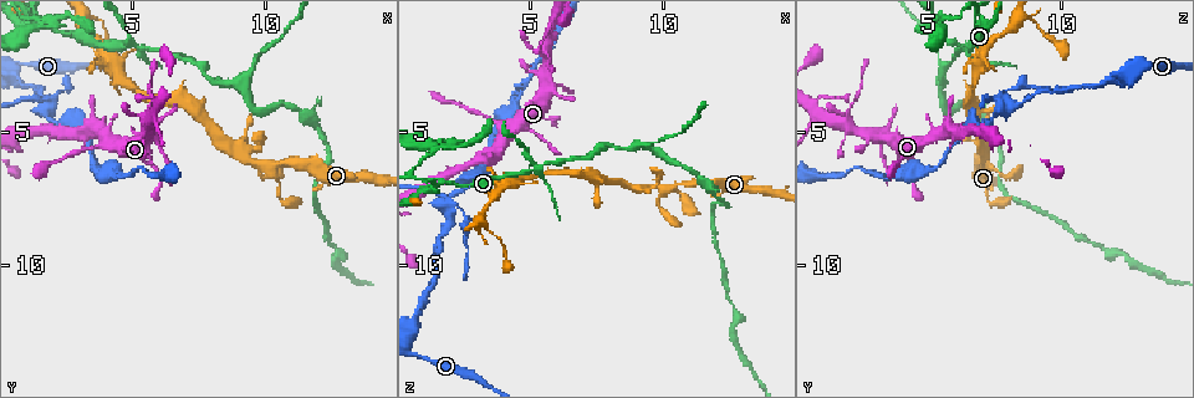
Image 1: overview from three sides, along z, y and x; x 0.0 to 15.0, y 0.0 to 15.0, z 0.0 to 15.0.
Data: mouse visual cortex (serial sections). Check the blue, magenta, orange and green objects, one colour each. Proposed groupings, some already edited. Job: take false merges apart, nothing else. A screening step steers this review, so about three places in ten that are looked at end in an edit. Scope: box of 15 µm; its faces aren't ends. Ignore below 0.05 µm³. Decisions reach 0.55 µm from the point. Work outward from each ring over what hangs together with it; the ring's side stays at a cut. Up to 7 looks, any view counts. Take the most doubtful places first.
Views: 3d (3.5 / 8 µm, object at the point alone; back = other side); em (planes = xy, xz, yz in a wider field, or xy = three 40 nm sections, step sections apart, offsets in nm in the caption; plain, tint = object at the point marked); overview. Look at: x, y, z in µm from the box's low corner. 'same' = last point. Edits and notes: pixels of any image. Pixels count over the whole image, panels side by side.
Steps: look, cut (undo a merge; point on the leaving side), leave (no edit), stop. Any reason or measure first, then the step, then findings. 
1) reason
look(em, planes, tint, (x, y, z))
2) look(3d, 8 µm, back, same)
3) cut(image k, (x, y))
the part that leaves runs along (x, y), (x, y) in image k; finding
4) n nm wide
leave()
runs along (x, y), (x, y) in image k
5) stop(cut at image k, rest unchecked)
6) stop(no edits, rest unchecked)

two arms in line, one across
look(3d, 8 µm, (5.2, 1.7, 6.3))

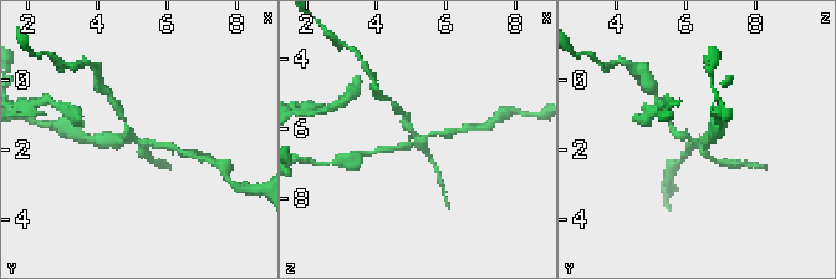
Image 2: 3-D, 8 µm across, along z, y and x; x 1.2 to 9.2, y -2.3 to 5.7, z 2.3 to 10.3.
zoom in
look(3d, 3.5 µm, (5.3, 1.8, 6.3))

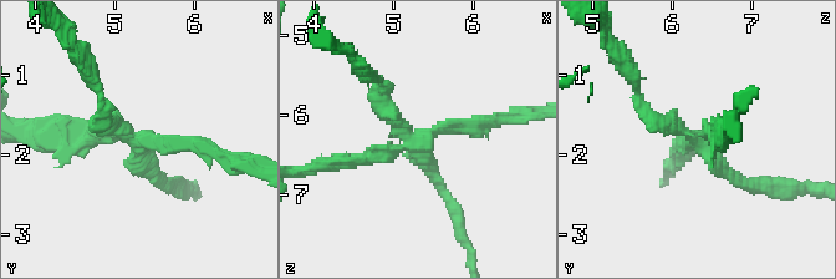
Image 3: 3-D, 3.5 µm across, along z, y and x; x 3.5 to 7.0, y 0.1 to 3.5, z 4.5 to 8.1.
now the EM
look(em, planes, tint, (5.20, 1.85, 6.30))

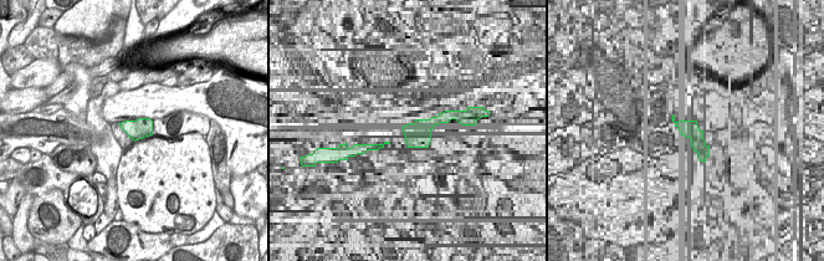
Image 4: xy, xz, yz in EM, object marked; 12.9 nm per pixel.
260 nm wide
cut(image 3, (385, 108))
two cells meet here

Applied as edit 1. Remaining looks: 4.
three arms meet
look(3d, 8 µm, (4.2, 5.5, 4.7))

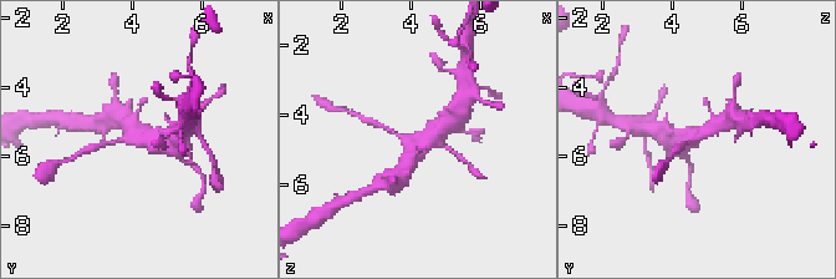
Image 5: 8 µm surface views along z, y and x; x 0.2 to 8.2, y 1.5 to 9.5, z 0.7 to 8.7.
closer look
look(3d, 3.5 µm, (4.2, 5.5, 4.8))

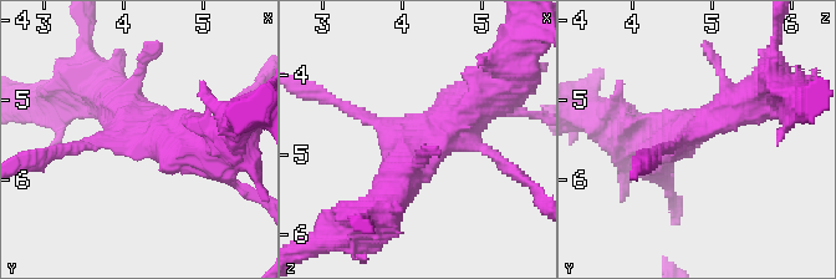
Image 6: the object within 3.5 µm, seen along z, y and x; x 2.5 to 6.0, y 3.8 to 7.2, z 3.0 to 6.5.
3 arms; arms of 150, 500, 500 nm; now the EM
look(em, xy, step 2, tint, (4.15, 5.50, 4.70))

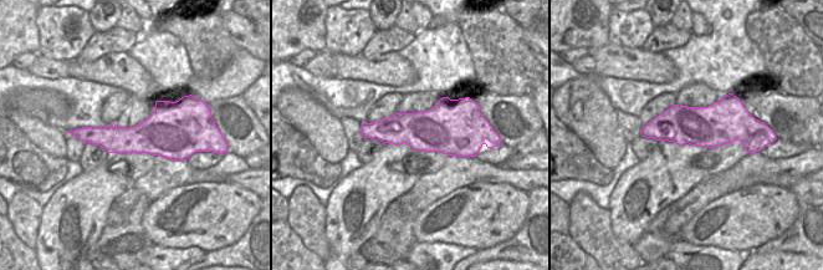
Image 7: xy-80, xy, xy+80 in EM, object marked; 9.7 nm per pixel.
420 nm wide
leave()
runs along (204, 146), (151, 131), (59, 150) in image 6; continuous, no second cell

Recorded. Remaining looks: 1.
stop(cut at image 3, rest unchecked)

